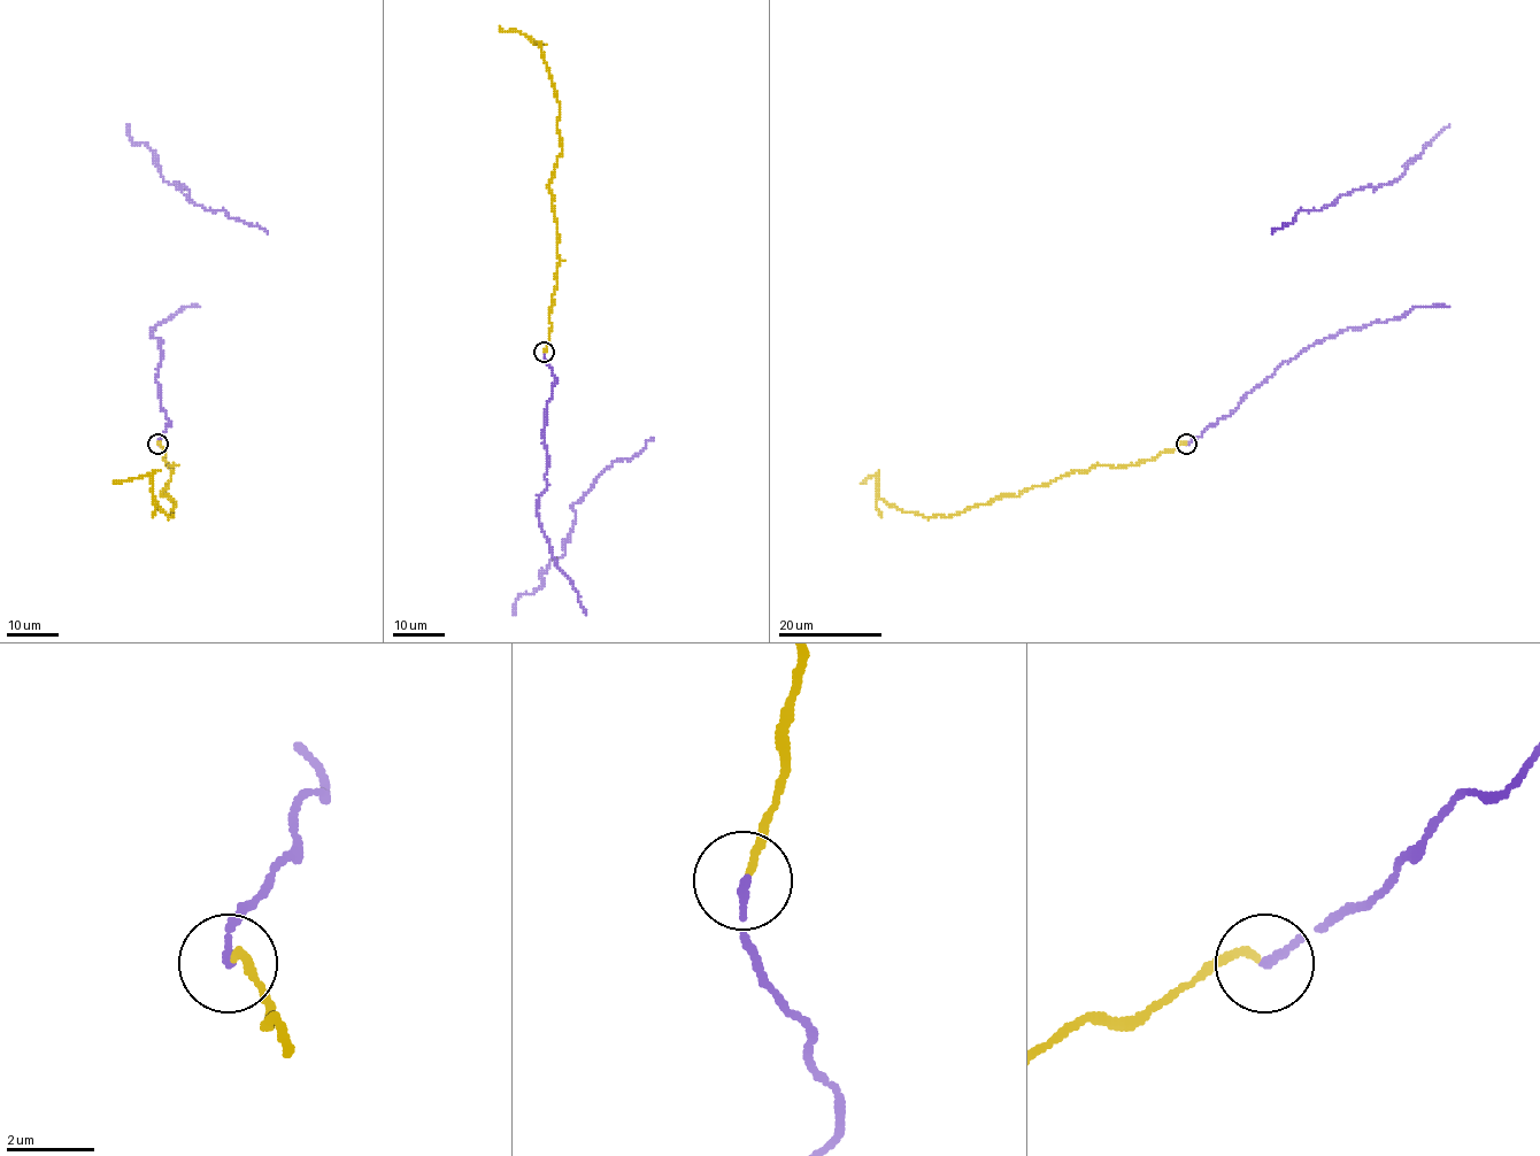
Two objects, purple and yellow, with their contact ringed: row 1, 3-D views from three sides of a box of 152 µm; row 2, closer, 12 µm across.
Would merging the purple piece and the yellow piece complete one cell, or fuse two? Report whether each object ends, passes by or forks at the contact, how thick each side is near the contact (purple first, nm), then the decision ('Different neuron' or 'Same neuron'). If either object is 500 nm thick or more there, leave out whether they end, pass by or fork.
At the ring purple ends. At the ring yellow ends. Thickness 190 nm (purple) against 160 nm. Same neuron

